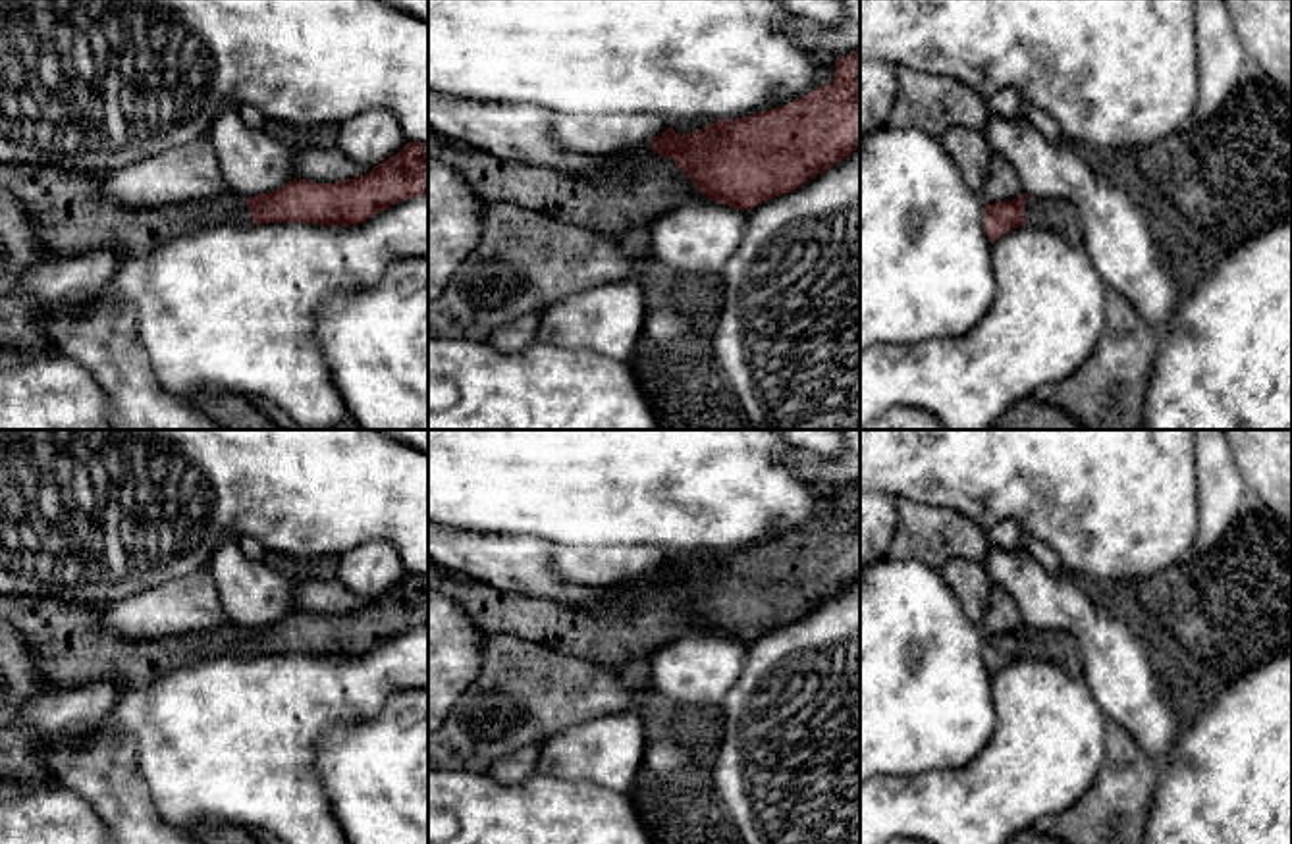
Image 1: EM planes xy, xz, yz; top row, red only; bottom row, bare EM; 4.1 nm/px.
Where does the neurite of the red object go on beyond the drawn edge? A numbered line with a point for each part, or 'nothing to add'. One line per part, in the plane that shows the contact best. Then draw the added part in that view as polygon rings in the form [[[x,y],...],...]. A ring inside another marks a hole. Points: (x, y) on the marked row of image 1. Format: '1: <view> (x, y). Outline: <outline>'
1: xz (643, 185). Outline: [[[428,129],[428,158],[453,168],[484,202],[521,204],[615,237],[702,195],[673,158],[652,152],[652,141],[611,154],[609,175],[567,175],[503,160],[434,129]]]

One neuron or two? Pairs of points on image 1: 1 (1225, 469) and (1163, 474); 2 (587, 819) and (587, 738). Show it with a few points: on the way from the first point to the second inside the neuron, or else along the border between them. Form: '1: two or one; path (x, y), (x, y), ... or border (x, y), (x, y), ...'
1: two; border (1194, 449), (1198, 517)
2: two; border (542, 775), (594, 781), (625, 794)

